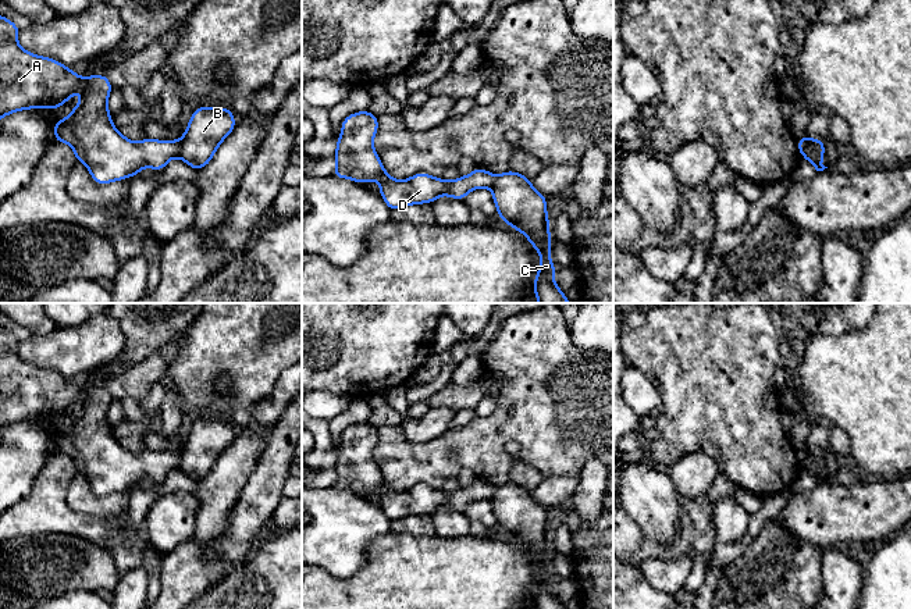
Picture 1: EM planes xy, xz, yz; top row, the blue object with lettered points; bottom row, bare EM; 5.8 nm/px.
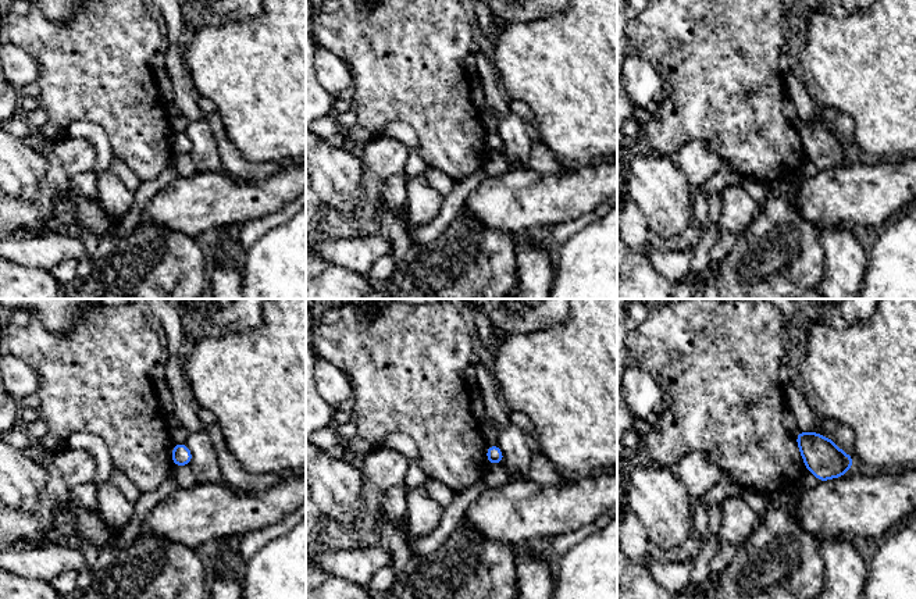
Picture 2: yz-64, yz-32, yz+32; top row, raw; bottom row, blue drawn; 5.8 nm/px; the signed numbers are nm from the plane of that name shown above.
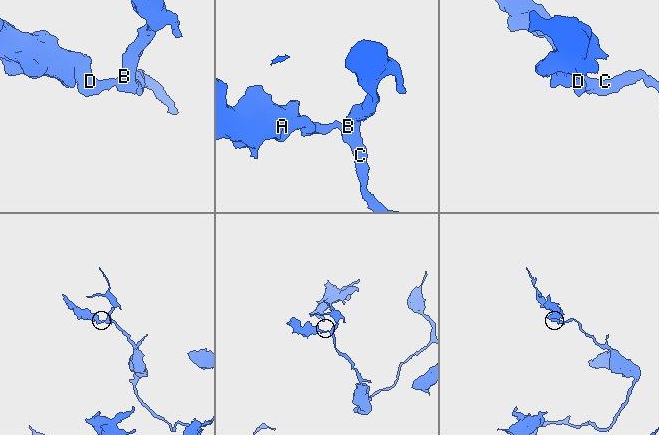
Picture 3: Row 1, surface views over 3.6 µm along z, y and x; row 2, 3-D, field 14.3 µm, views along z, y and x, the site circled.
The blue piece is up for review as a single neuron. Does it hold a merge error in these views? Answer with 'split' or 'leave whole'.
split

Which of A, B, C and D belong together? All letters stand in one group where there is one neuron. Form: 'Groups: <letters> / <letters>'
Groups: A D / B C

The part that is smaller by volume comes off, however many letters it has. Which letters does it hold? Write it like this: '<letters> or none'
A, D

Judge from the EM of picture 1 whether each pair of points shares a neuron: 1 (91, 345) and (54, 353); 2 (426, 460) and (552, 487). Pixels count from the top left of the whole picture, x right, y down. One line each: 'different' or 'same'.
1: same
2: different

